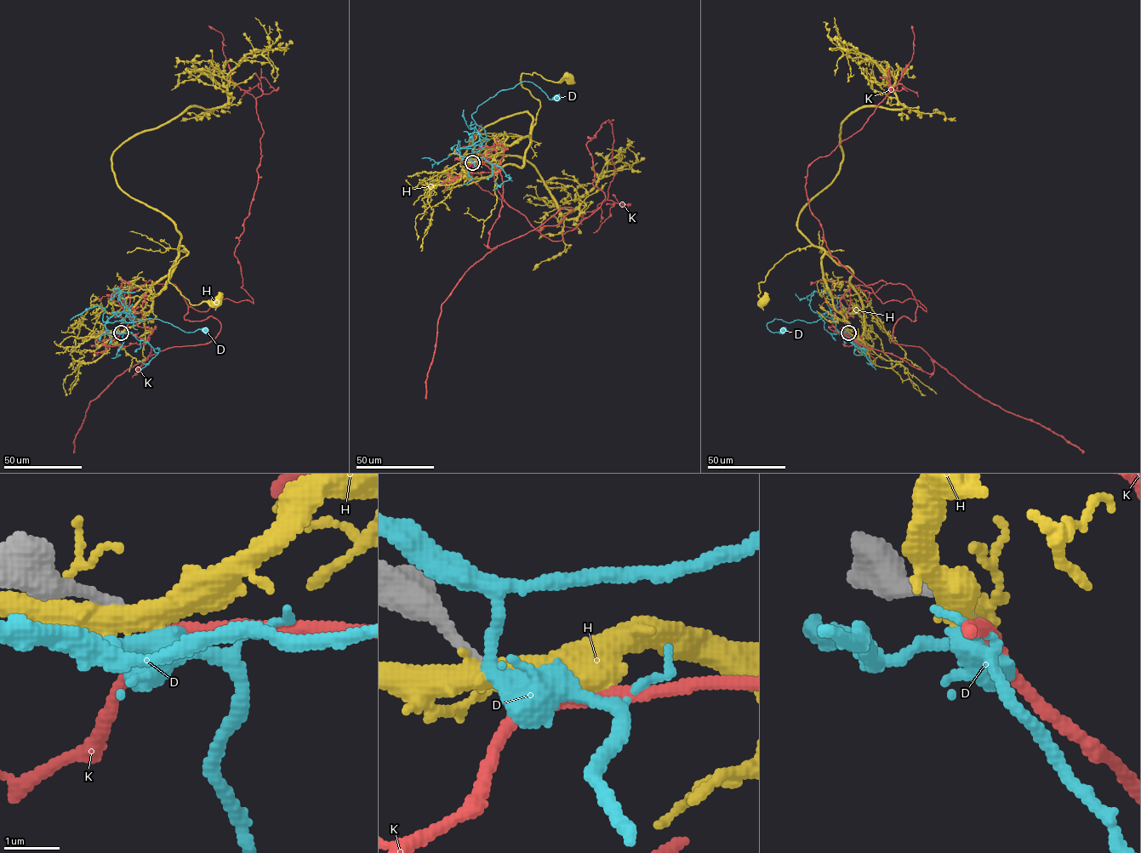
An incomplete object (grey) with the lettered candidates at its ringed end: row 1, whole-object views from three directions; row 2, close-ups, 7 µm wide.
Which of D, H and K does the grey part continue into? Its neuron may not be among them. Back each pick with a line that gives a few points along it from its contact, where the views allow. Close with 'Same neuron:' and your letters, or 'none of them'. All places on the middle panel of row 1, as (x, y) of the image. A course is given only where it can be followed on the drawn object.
K: via (472, 162), (489, 247), (572, 207), (561, 241), (608, 120), (607, 198), (561, 226)
Same neuron: K

